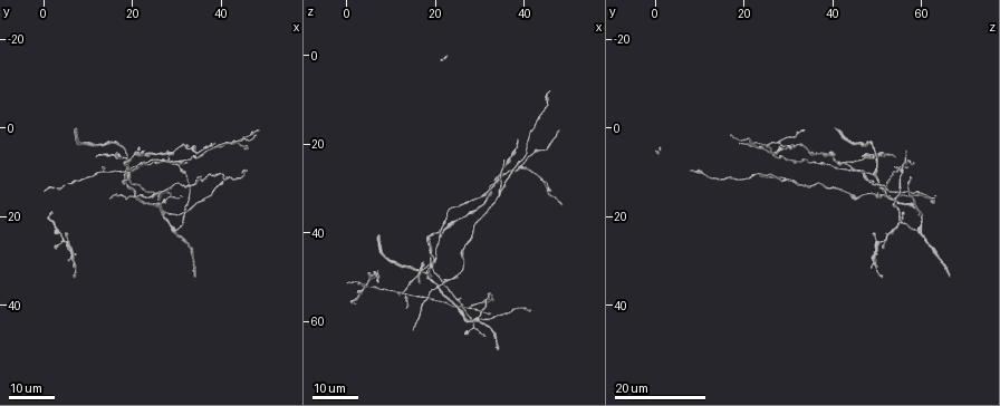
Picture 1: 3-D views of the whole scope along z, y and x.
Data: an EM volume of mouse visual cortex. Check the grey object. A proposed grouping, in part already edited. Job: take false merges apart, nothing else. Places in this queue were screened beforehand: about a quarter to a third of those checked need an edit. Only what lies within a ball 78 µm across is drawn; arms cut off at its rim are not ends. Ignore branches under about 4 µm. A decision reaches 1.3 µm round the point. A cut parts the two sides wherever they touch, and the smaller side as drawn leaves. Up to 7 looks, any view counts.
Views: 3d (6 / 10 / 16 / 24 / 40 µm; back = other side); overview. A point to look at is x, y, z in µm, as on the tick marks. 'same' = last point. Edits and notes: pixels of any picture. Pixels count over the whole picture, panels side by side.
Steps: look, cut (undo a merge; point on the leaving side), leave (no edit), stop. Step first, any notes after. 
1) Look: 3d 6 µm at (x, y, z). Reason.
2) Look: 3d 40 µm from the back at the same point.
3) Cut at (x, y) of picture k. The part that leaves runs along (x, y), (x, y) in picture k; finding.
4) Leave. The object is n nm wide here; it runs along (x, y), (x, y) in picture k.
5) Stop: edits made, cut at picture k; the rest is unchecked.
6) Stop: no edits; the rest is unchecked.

Look: 3d 24 µm at (30.0, 23.5, 59.0). Three-way junction.

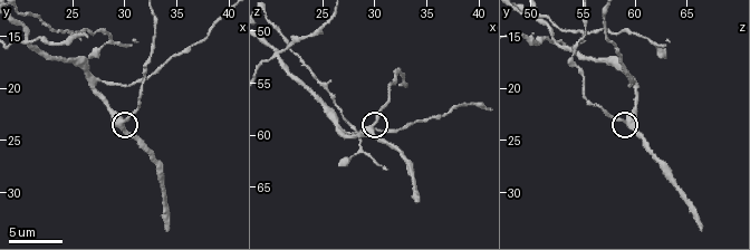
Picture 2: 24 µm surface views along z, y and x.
Look: 3d 6 µm at (29.8, 23.4, 59.4).

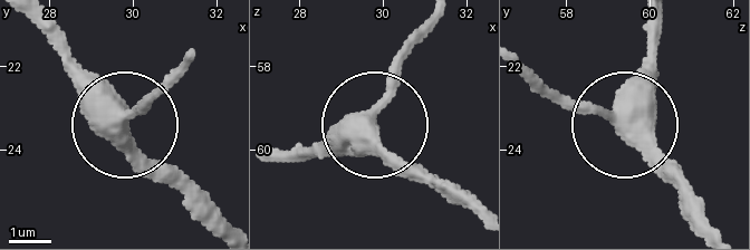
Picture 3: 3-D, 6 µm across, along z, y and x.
Leave. It runs along (279, 151), (344, 151), (372, 136), (446, 201) in picture 3; one neuron here.

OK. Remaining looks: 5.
Look: 3d 24 µm at (19.0, 8.0, 43.0). Three-way junction.

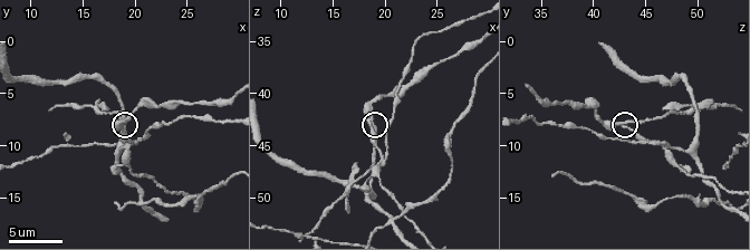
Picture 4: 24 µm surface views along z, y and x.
Look: 3d 10 µm at (18.8, 7.8, 42.8).

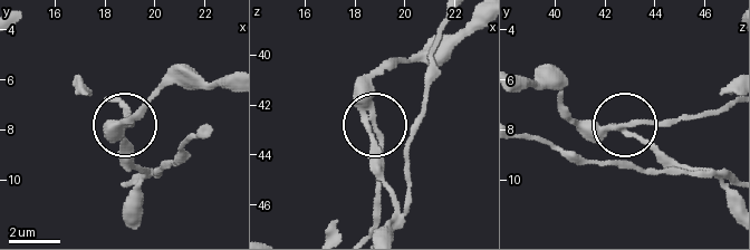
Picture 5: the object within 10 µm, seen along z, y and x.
Cut at (126, 119) of picture 5. 3 arms meet here; two neurons meet here.

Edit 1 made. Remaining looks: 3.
Look: 3d 6 µm at (20.8, 15.2, 52.2). Thin arm on a thick one.

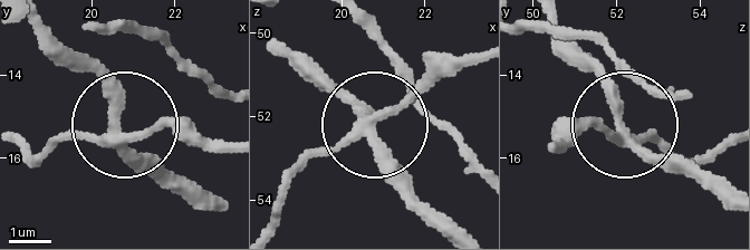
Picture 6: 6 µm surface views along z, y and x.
Cut at (55, 140) of picture 6. The part that leaves runs along (369, 121), (473, 64) in picture 6; two neurons meet here.

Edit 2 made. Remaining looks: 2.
Look: 3d 16 µm at (19.2, 10.6, 47.2). Two arms in line, one across.

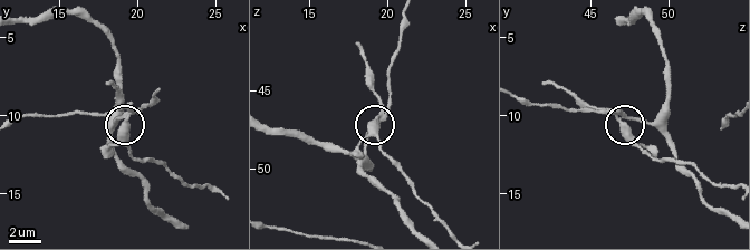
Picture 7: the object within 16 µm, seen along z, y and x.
Leave. The side arm is 23 µm long; it runs along (182, 229), (151, 205), (116, 153), (118, 121), (131, 155) in picture 7; one neuron here.

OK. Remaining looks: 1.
Stop: edits made, cut at picture 5, cut at picture 6; the rest is unchecked.

